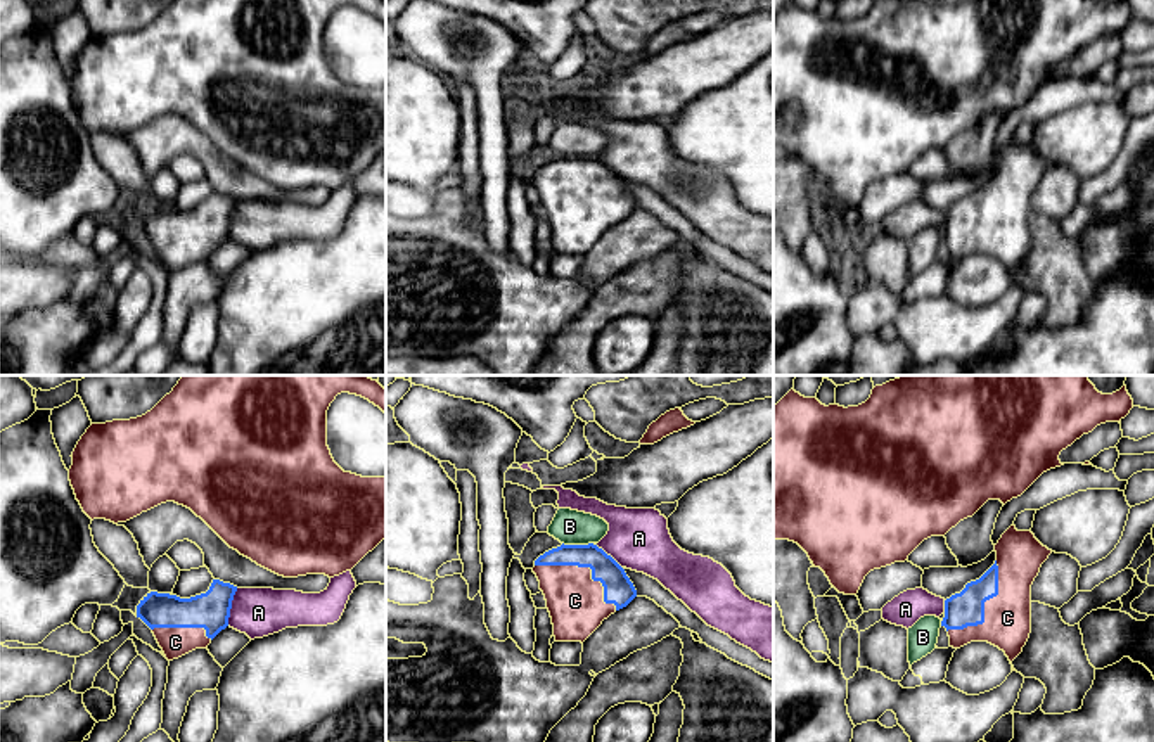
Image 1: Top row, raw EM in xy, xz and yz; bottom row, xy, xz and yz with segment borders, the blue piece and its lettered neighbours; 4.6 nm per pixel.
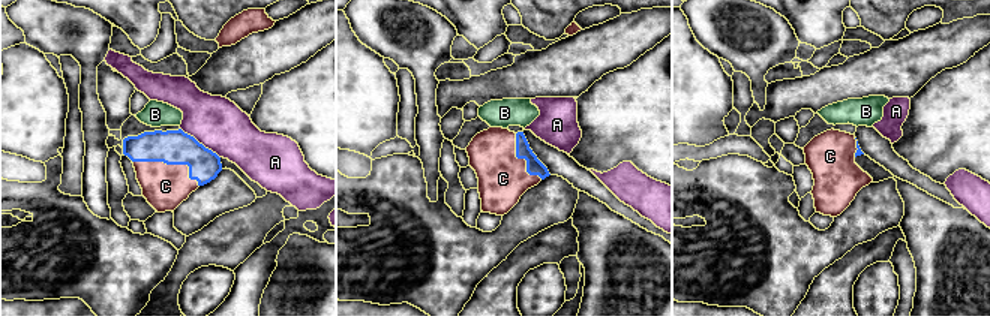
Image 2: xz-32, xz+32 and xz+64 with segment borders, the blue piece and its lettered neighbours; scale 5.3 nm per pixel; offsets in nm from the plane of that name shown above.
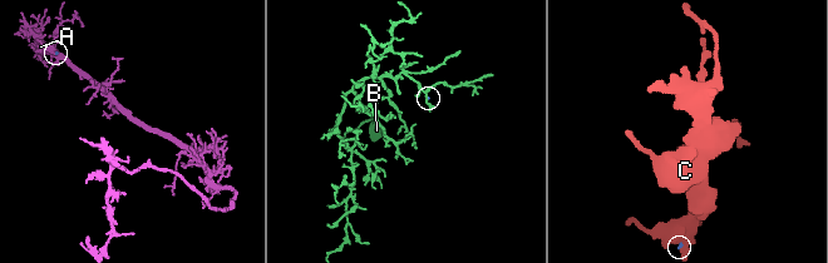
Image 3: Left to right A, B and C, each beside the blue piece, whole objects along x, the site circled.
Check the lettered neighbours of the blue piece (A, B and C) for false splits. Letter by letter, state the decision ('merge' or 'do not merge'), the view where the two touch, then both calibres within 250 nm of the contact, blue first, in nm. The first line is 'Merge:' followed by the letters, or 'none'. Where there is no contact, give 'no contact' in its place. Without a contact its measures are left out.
Merge: C
A: do not merge; meets blue in xy; 170 nm thick on the blue side, 220 nm on the other
B: do not merge; meets blue in xz; 120 nm thick on the blue side, 160 nm on the other
C: merge; meets blue in xz; 140 nm thick on the blue side, 260 nm on the other

